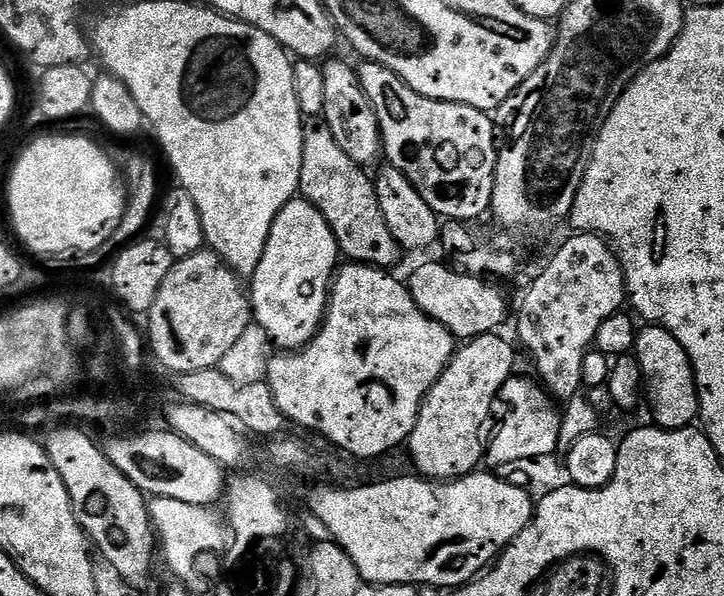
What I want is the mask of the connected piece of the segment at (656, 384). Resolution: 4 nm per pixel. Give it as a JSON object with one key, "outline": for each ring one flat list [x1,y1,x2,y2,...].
{"outline":[[644,326,637,331,636,360,640,364,640,373,644,379,643,391,646,393,646,404,652,407,652,416,657,428,687,428,697,423,700,415,700,395,696,389,696,375,690,358,674,338,659,326]]}

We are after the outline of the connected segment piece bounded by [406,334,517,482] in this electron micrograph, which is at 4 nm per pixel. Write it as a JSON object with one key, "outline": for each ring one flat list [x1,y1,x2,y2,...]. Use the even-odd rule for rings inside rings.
{"outline":[[489,334,475,336,453,351,451,362,428,391,418,422,406,441,412,464,417,468,413,469,421,477,433,482,459,480,481,467,486,444,483,439,480,441,480,431,492,412,492,403,497,403,502,386,514,374,517,349,513,348,500,334]]}

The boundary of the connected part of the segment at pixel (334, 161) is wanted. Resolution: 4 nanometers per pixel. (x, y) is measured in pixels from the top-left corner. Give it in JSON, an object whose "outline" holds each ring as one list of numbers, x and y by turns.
{"outline":[[308,118,304,121,302,134,302,174,300,175,299,195,309,200,326,218,334,238,338,242,341,253,349,261,358,264,368,264,372,268,385,270,395,269,395,264,402,257,402,249,394,242,394,234,390,234,390,226,386,226,386,218,382,218,382,210,378,206,378,194,371,175,367,176,365,169,354,162,343,152,342,146,334,142,334,134,330,134,330,126,322,118]]}

